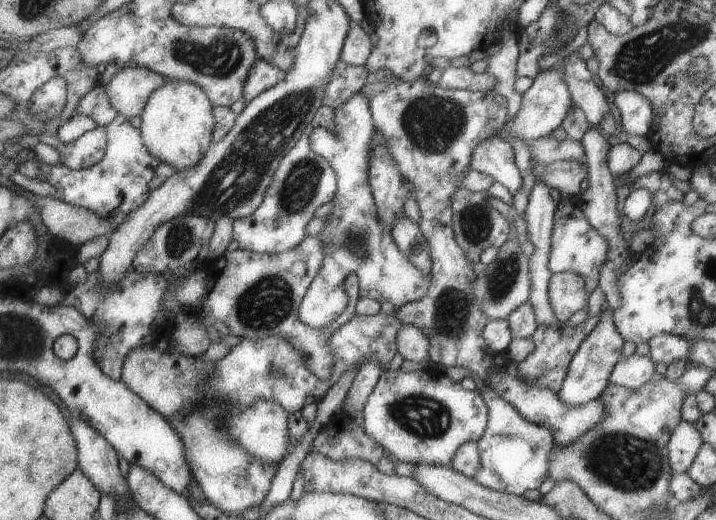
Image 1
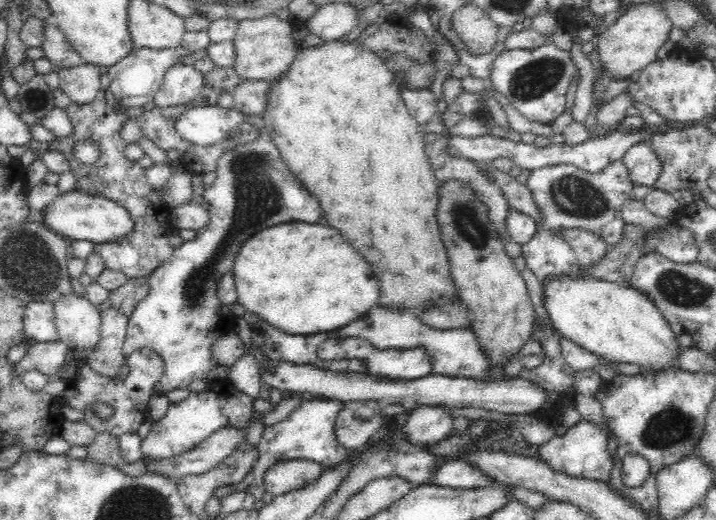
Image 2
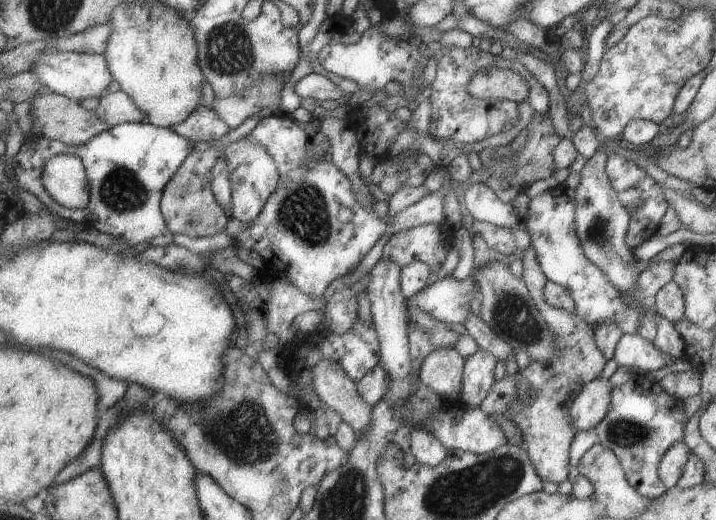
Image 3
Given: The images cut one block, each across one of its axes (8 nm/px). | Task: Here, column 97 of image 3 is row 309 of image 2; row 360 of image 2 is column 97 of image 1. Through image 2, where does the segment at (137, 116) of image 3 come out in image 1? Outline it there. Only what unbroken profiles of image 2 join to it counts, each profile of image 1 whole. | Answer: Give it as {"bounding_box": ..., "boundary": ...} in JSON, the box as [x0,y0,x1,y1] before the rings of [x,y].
{"bounding_box":[75,84,117,127],"boundary":[[[101,84],[93,87],[84,97],[79,99],[75,113],[84,114],[89,126],[105,127],[117,116],[106,95],[106,88]]]}

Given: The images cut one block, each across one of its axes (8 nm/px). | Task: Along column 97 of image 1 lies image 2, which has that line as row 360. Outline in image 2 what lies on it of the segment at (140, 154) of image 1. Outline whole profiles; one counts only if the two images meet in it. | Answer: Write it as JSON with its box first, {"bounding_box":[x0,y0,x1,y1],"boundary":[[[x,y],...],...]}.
{"bounding_box":[123,105,322,395],"boundary":[[[188,105],[177,118],[175,129],[188,142],[198,146],[221,146],[231,138],[230,132],[236,125],[251,124],[257,128],[256,138],[245,143],[236,143],[227,149],[222,149],[216,168],[216,179],[213,186],[205,190],[203,199],[209,204],[210,223],[197,232],[194,240],[183,241],[173,250],[172,256],[164,261],[148,278],[149,292],[136,304],[136,308],[128,317],[123,352],[126,357],[136,350],[147,348],[160,355],[164,370],[160,378],[153,384],[154,395],[164,395],[178,388],[187,388],[194,380],[208,379],[210,370],[217,366],[212,357],[212,344],[226,333],[235,330],[238,316],[232,313],[230,305],[222,304],[217,296],[217,286],[220,278],[232,271],[240,248],[252,236],[262,230],[288,222],[306,222],[313,224],[322,216],[318,198],[313,196],[290,171],[281,158],[279,148],[273,143],[267,130],[264,130],[261,115],[246,114],[230,108],[211,105]]]}

